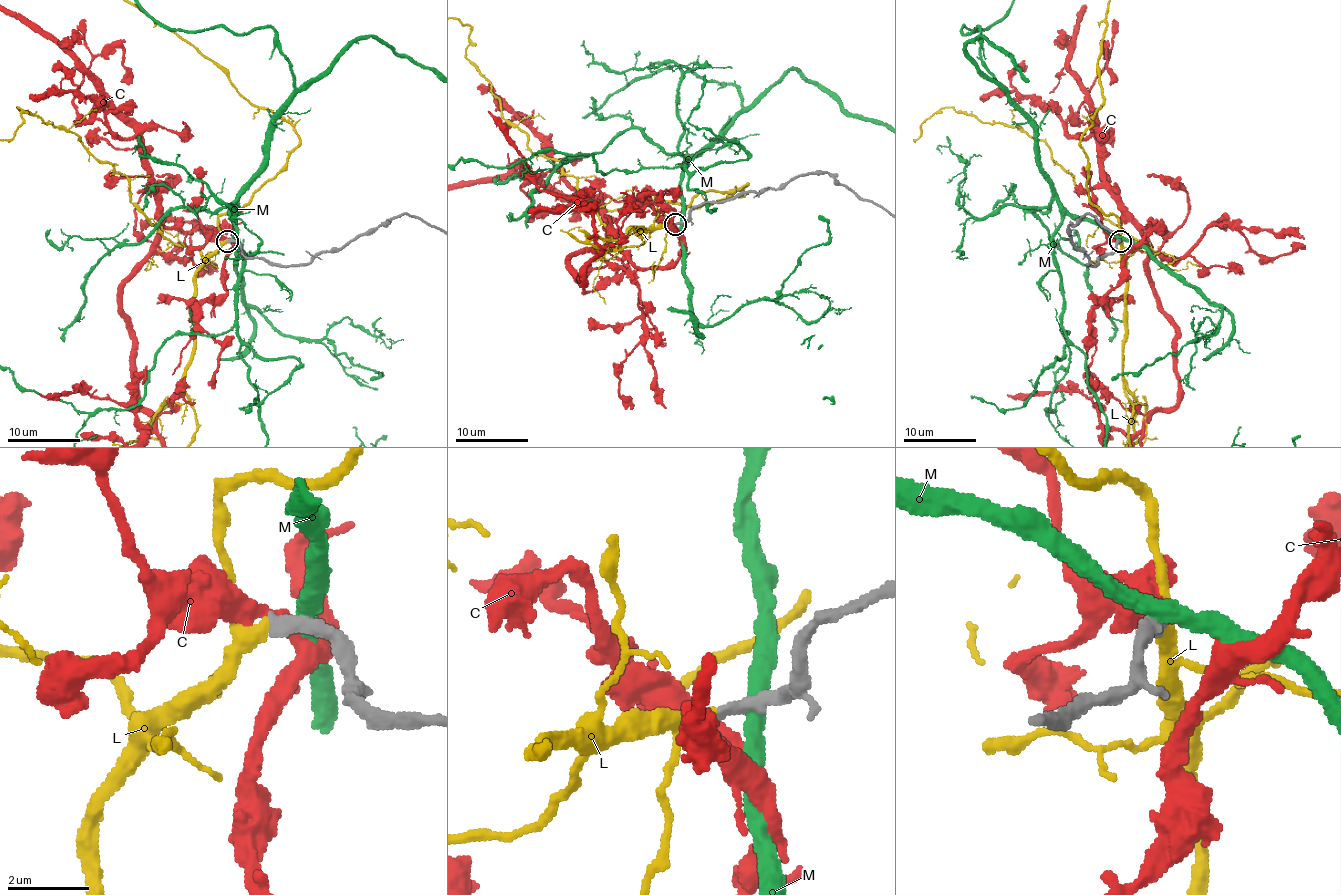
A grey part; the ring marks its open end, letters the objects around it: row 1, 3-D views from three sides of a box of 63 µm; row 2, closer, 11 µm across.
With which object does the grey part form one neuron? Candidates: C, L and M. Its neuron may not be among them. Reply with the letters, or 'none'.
L

